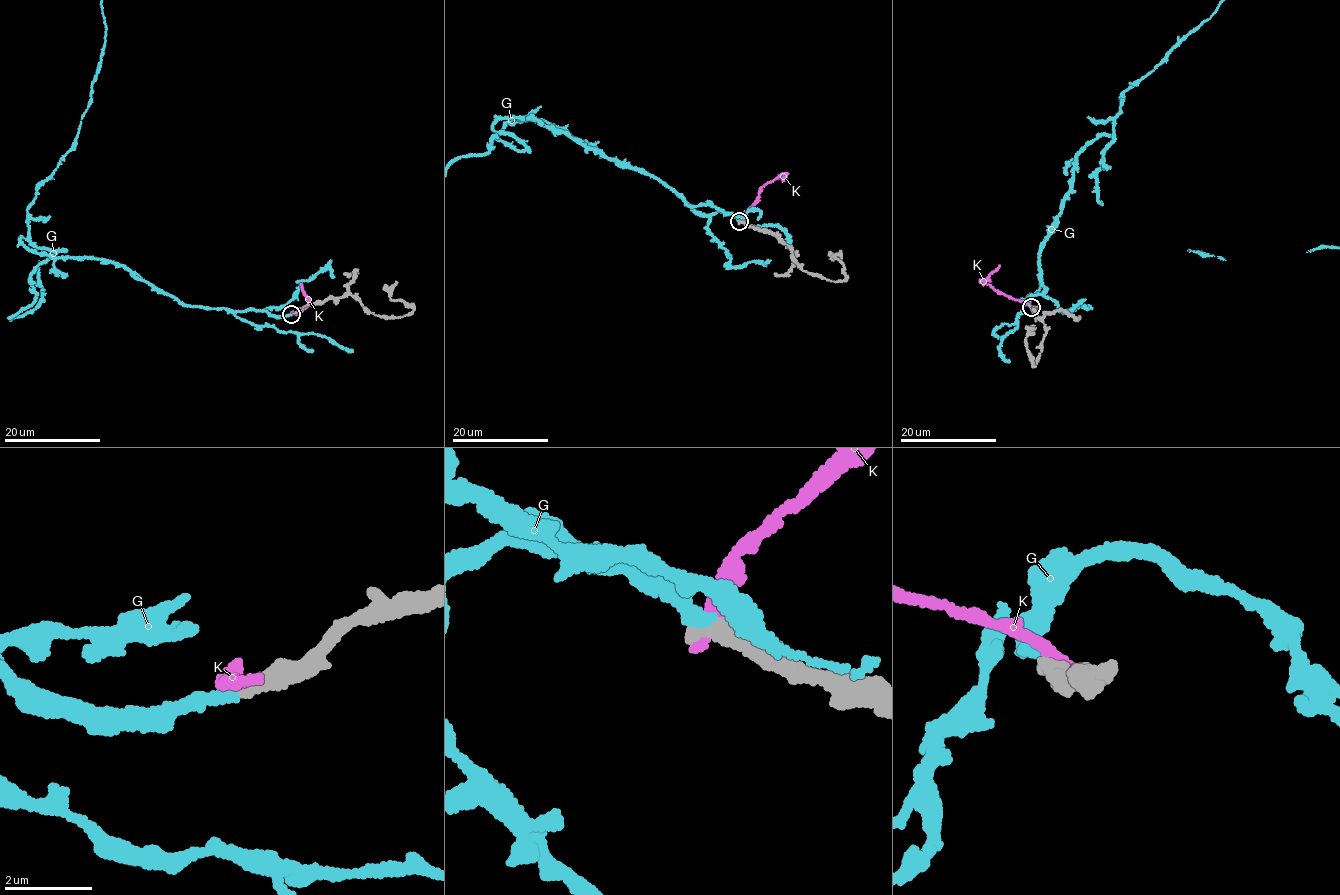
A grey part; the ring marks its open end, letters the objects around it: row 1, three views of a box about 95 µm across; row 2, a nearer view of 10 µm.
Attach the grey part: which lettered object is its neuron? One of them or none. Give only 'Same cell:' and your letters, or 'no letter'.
Same cell: G

